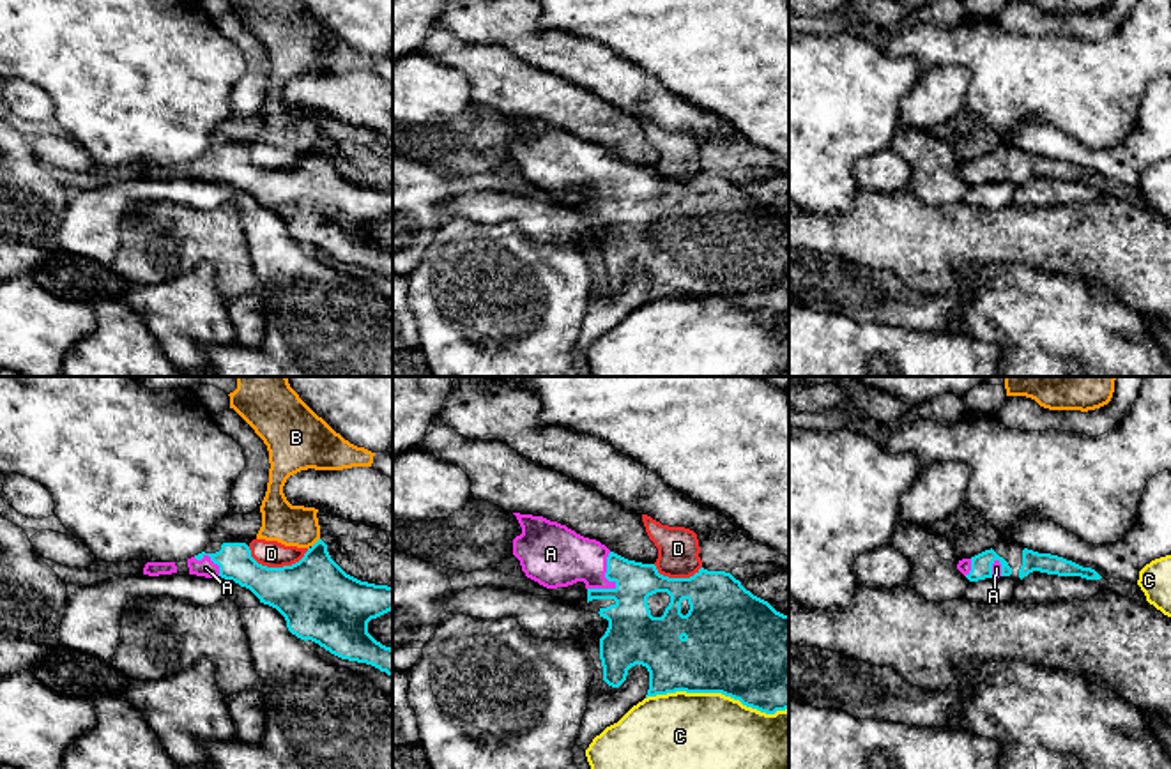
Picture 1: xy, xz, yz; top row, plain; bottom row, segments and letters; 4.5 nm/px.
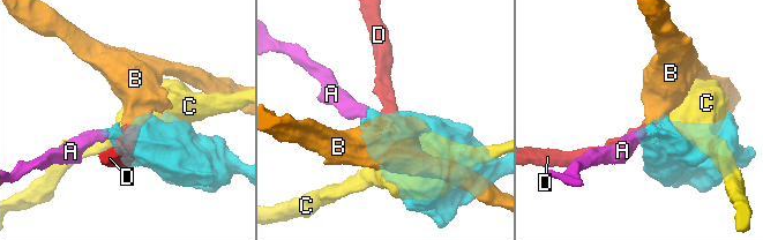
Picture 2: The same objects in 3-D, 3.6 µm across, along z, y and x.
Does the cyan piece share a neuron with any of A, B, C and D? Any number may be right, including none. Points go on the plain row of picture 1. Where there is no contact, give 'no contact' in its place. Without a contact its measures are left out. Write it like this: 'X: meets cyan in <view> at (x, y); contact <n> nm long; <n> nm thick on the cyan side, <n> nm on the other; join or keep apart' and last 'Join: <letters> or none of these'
A: meets cyan in xz at (612, 184); contact 200 nm long; 220 nm thick on the cyan side, 260 nm on the other; join
B: meets cyan in xy at (315, 147); contact 60 nm long; 360 nm thick on the cyan side, 190 nm on the other; keep apart
C: meets cyan in xz at (717, 296); contact 650 nm long; 480 nm thick on the cyan side, 480 nm on the other; keep apart
D: meets cyan in xy at (276, 172); contact 280 nm long; 360 nm thick on the cyan side, 120 nm on the other; keep apart
Join: A

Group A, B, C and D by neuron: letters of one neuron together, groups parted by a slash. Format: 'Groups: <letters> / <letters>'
Groups: A / B D / C

